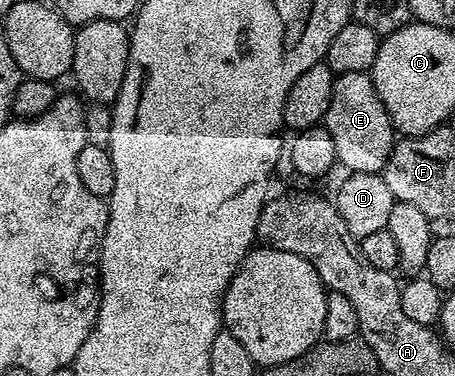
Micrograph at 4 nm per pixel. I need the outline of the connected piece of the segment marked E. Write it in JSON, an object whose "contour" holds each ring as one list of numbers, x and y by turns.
{"contour":[[366,72,336,76,330,94,330,106,326,110,322,126,330,134,330,138,334,138,339,167,344,167,348,172,383,173,398,139,390,114,386,114,386,106,382,106,382,98,378,98,378,90,374,90,372,77]]}

